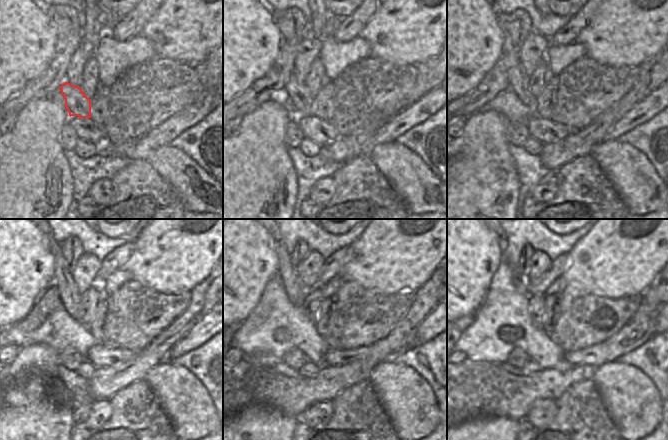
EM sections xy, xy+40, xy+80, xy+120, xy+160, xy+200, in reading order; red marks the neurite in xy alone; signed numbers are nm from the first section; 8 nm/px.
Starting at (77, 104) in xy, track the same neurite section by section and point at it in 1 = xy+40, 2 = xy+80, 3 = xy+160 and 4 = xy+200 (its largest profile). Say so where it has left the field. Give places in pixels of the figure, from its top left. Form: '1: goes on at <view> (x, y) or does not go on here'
1: goes on at xy+40 (302, 101)
2: goes on at xy+80 (518, 79)
3: goes on at xy+160 (296, 293)
4: goes on at xy+200 (502, 239)

